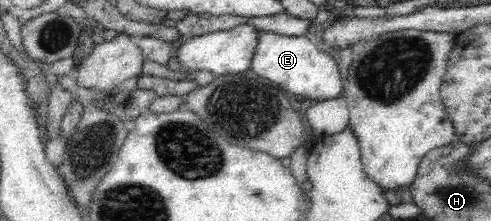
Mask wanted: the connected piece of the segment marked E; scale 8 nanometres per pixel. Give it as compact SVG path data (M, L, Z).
M259 31L248 74L273 83L286 94L301 95L304 99L315 99L319 102L333 100L345 91L345 78L338 69L336 55L306 36L289 37L279 33Z

